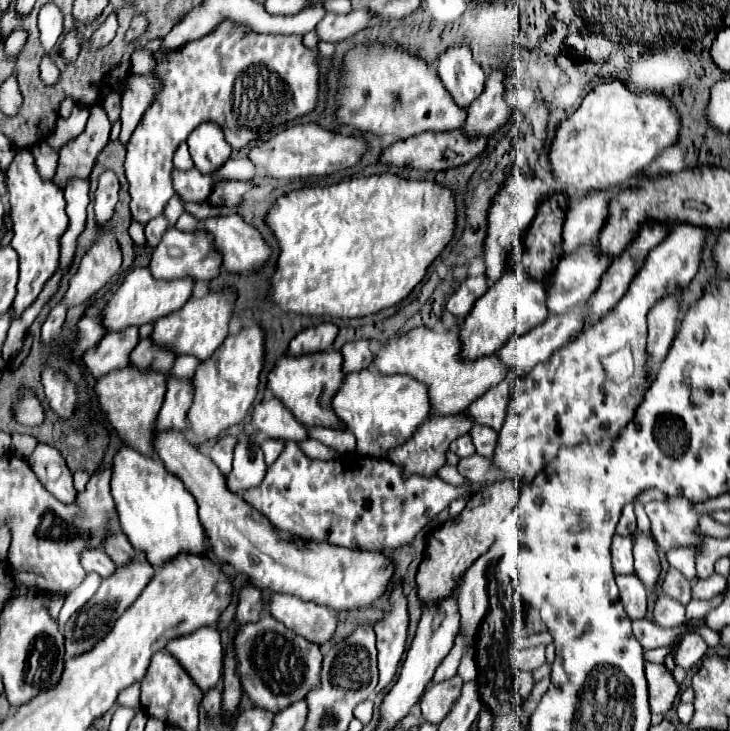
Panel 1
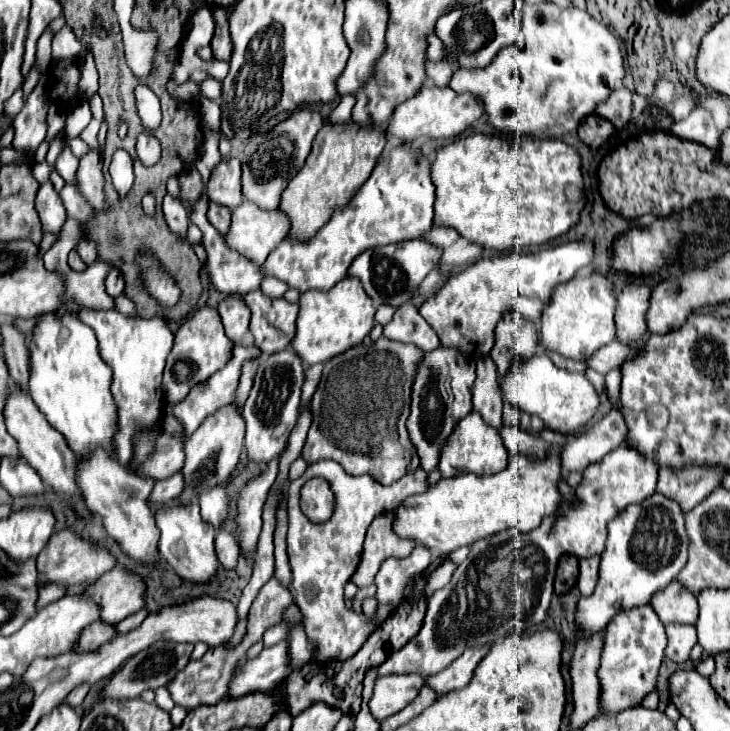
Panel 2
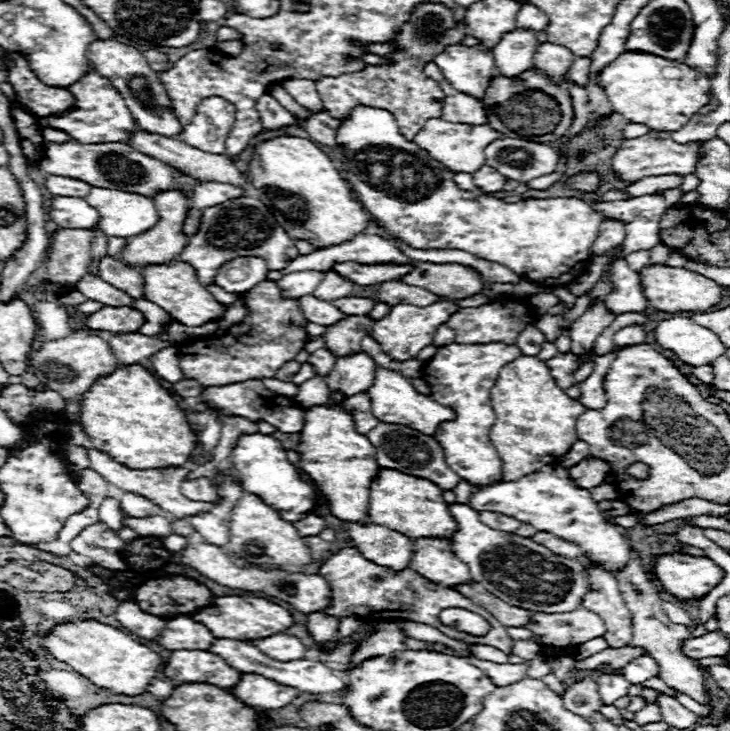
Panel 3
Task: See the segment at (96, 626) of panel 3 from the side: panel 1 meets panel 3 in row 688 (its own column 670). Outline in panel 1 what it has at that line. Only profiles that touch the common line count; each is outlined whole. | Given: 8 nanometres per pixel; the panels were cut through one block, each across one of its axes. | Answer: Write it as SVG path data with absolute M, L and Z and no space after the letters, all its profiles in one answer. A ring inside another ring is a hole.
M608 80L596 86L582 100L580 108L556 128L556 134L548 152L552 178L556 182L554 192L562 192L568 204L572 204L574 198L580 198L590 190L618 188L622 182L634 178L636 172L642 174L652 164L652 158L656 158L664 148L672 146L678 138L678 130L680 130L680 120L664 96L650 94L650 92L636 94L636 92L630 92L624 82Z

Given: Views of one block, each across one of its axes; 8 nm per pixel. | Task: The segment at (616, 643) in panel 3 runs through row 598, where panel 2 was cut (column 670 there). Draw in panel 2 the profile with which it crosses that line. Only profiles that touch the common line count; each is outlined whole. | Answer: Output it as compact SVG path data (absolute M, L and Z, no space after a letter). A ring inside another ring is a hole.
M672 582L660 590L660 594L654 594L650 606L664 624L694 624L698 618L696 596L678 582Z

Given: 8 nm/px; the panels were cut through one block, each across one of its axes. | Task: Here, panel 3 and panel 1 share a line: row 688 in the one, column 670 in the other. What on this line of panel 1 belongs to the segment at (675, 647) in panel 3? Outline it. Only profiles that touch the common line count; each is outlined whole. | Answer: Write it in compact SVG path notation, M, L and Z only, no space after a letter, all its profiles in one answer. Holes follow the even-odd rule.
M646 664L646 680L648 680L648 702L652 714L666 714L678 694L678 684L664 664Z

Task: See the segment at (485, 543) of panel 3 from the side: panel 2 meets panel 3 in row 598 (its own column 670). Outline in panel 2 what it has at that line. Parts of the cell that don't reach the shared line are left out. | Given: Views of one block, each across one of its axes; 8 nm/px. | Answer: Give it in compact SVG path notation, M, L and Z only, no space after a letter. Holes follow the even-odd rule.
M652 494L644 504L628 506L608 524L606 550L600 560L600 578L594 594L582 596L576 604L576 628L584 636L602 632L620 610L630 610L650 602L652 594L666 588L684 568L688 558L688 536L684 514L676 502Z

